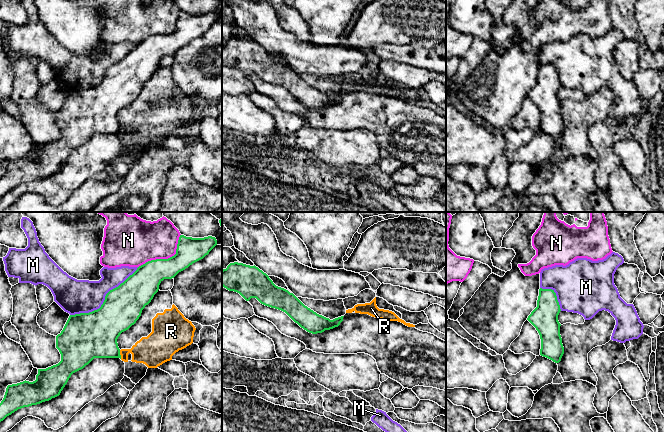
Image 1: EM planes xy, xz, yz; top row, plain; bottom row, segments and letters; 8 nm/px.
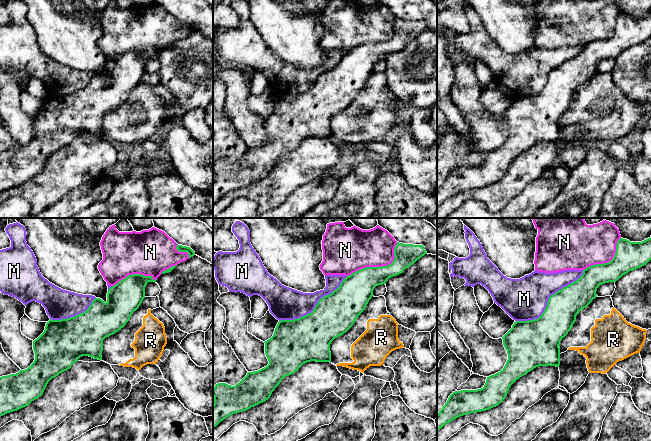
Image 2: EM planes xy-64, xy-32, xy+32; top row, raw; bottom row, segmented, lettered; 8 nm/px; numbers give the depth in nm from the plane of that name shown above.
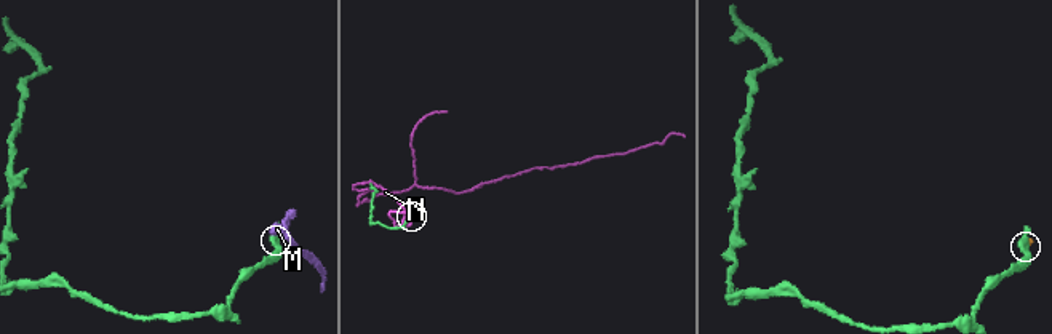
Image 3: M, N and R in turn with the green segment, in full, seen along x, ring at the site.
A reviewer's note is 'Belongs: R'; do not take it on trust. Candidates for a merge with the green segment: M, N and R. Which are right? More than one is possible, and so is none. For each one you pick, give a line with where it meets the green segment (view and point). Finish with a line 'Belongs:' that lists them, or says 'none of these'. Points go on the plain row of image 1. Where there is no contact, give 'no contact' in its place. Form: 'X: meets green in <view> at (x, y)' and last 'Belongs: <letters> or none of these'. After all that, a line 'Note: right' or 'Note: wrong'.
Belongs: none of these
Note: wrong

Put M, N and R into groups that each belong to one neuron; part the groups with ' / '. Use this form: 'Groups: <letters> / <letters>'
Groups: M / N / R

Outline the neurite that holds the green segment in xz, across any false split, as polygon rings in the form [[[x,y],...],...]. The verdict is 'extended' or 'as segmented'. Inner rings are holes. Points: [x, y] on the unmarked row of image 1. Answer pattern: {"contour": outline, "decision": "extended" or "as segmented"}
{"contour": [[[230,39],[222,46],[222,62],[239,69],[246,77],[256,74],[261,80],[285,88],[309,109],[317,110],[338,103],[343,93],[333,96],[317,90],[305,82],[293,69],[276,62],[258,43]]], "decision": "as segmented"}

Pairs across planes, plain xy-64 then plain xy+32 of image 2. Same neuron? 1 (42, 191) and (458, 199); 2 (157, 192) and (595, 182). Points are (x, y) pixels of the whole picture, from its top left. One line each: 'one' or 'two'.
1: one
2: two

